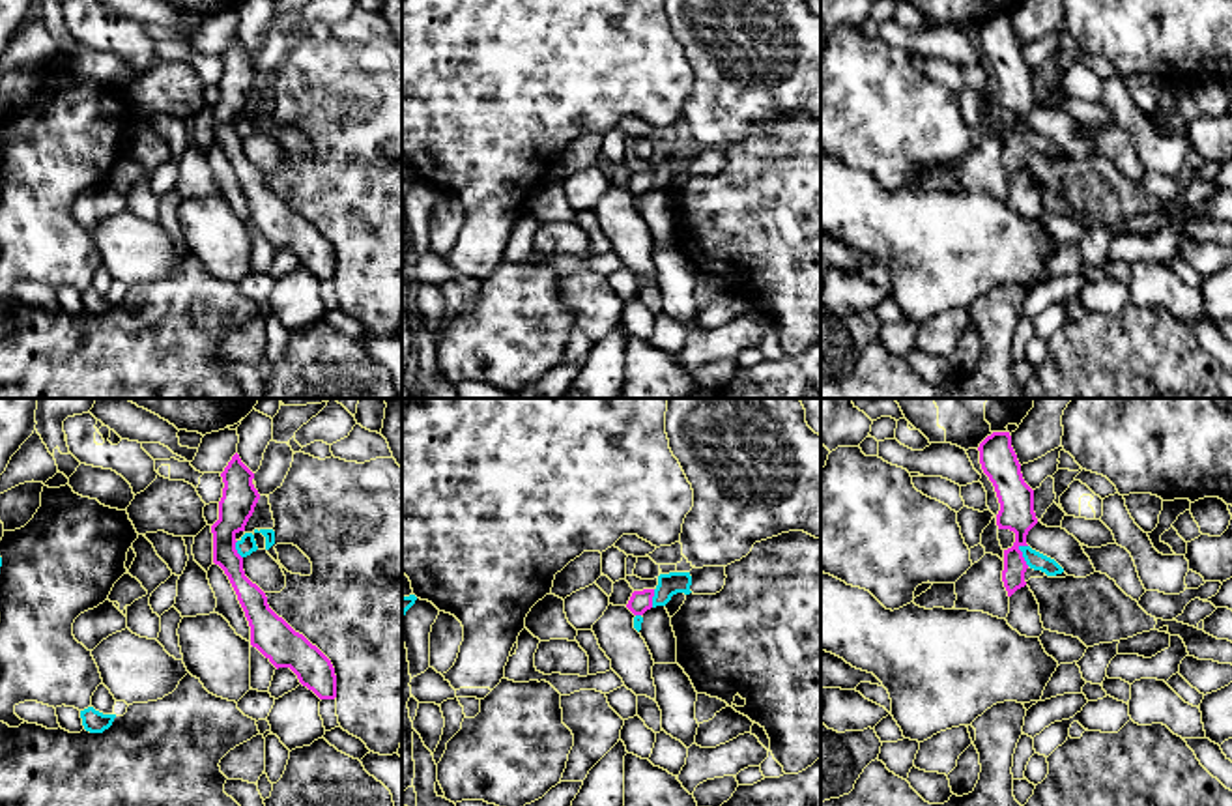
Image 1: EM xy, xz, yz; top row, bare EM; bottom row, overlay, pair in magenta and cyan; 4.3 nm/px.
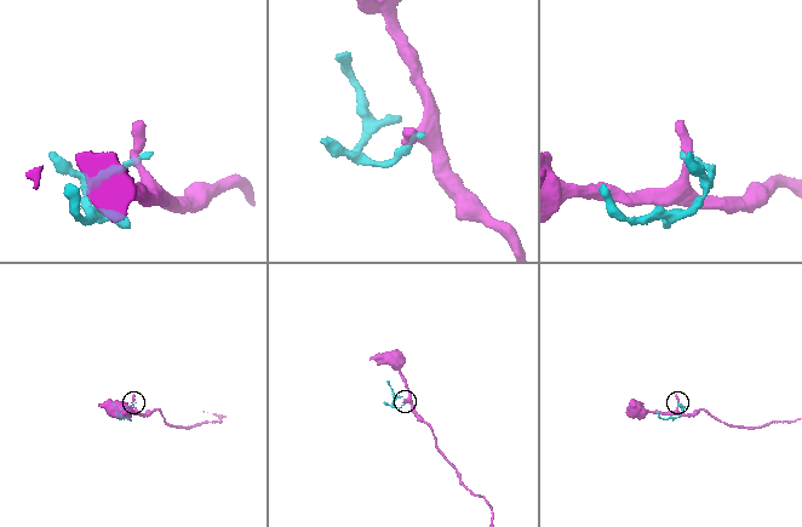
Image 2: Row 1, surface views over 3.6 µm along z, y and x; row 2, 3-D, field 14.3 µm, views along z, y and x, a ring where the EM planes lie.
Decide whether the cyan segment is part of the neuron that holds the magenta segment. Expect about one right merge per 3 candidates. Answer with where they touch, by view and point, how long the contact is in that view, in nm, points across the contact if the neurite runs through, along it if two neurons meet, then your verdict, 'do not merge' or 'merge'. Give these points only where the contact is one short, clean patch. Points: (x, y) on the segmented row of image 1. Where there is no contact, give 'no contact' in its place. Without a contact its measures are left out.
yz (1021, 556) | 100 nm | along yz (1019, 545), (1021, 556), (1029, 565) | do not merge

